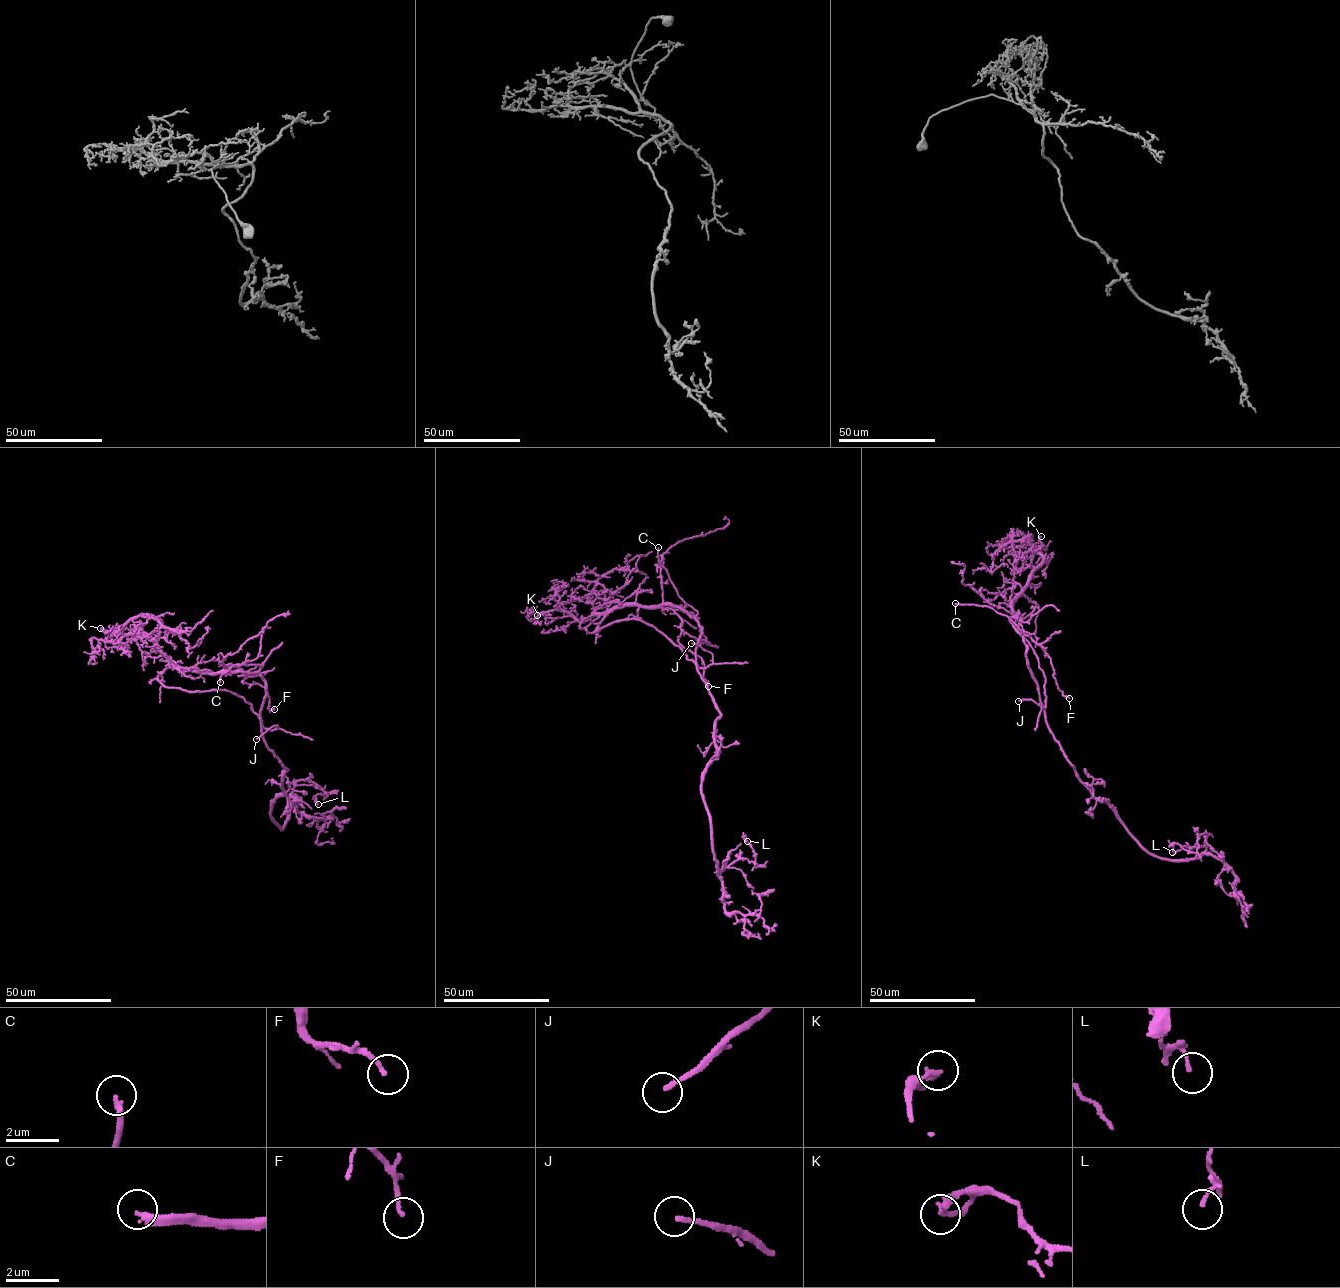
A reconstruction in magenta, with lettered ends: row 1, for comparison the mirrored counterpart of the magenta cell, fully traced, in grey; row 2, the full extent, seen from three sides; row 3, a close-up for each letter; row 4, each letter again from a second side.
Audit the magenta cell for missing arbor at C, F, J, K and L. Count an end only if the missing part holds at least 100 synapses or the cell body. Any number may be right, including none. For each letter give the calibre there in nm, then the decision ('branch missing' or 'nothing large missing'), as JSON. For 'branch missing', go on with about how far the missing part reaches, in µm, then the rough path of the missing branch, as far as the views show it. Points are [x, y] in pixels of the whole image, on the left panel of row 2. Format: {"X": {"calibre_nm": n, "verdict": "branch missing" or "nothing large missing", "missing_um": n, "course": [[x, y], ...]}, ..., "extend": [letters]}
{"C": {"calibre_nm": 240, "verdict": "branch missing", "missing_um": 20, "course": [[220, 682], [217, 680], [228, 682], [230, 689]]}, "F": {"calibre_nm": 160, "verdict": "nothing large missing"}, "J": {"calibre_nm": 160, "verdict": "nothing large missing"}, "K": {"calibre_nm": 280, "verdict": "nothing large missing"}, "L": {"calibre_nm": 120, "verdict": "nothing large missing"}, "extend": ["C"]}

